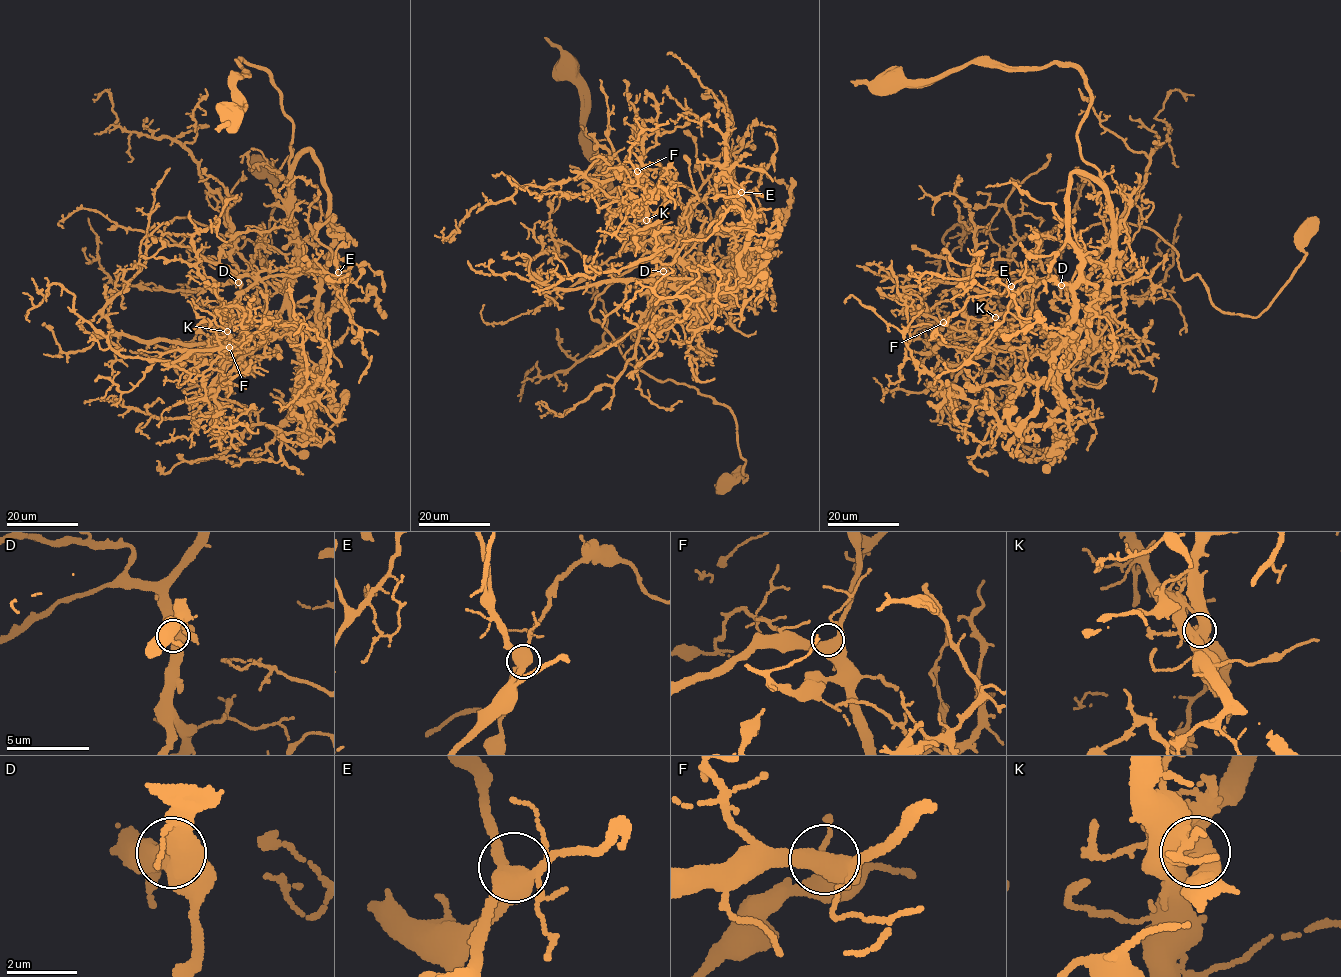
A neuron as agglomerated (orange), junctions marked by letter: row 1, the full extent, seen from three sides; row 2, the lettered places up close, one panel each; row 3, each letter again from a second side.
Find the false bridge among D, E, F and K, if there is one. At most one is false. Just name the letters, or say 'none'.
K

